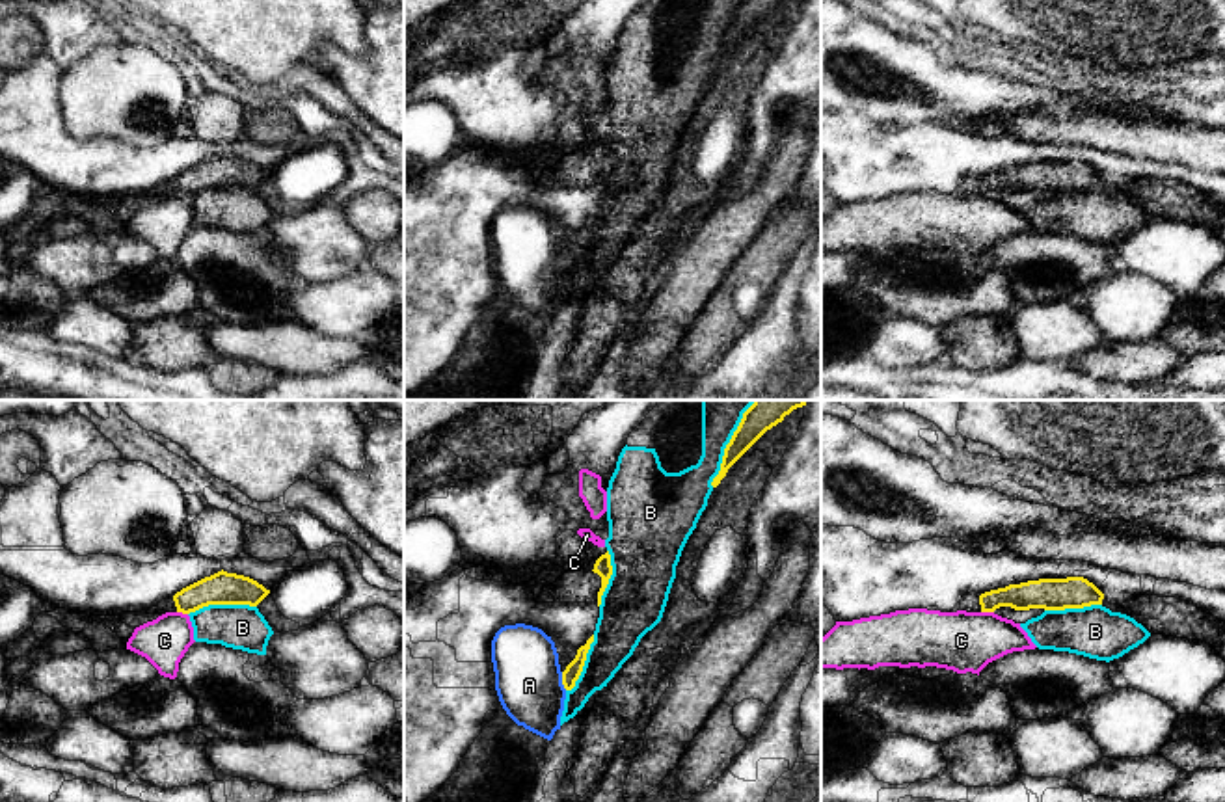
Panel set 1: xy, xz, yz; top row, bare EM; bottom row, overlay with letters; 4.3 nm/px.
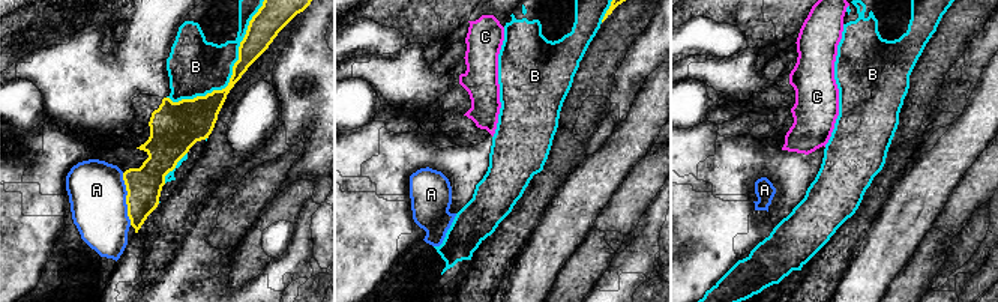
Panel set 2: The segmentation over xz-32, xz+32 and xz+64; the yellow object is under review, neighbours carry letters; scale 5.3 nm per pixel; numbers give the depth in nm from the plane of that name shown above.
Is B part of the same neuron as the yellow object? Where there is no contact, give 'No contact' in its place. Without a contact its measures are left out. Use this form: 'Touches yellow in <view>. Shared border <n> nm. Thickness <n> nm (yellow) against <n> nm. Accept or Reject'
Touches yellow in xz. Shared border 340 nm. Thickness 110 nm (yellow) against 200 nm. Reject

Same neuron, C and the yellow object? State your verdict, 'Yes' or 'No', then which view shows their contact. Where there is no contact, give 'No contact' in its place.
No. Touches yellow in yz

